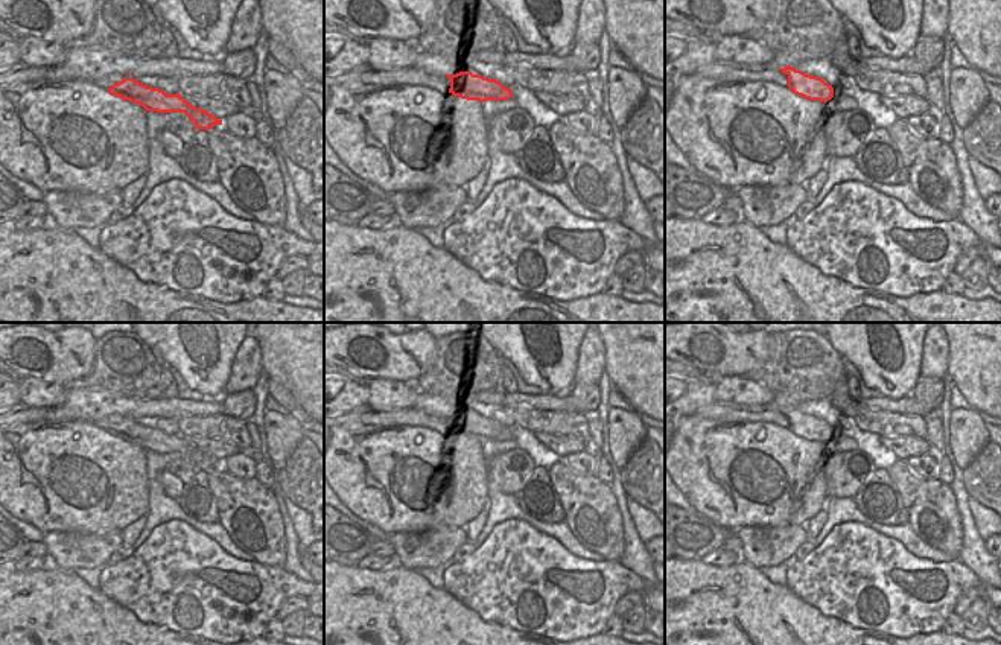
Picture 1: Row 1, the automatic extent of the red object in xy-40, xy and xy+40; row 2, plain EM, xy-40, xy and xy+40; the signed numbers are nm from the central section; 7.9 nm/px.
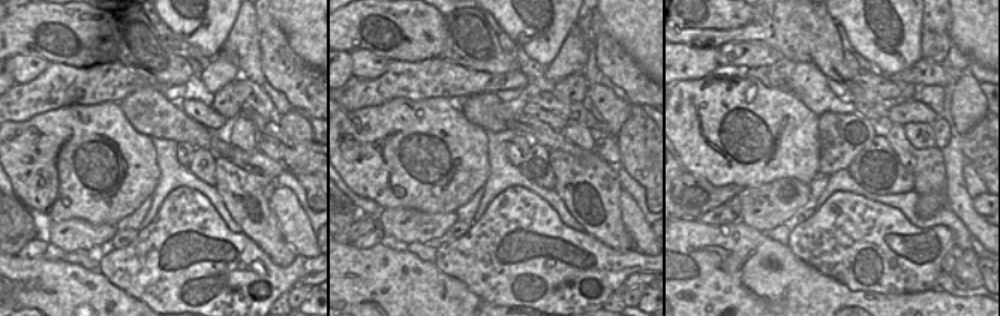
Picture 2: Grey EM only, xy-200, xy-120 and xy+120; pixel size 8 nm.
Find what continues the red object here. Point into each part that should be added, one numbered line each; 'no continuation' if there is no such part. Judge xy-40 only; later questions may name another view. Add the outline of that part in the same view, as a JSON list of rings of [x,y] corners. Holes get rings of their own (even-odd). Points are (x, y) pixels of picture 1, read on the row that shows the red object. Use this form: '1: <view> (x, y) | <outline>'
1: xy-40 (105, 82) | [[[111,73],[108,76],[102,76],[99,78],[97,81],[94,81],[96,85],[105,88],[108,91],[108,88],[120,81],[123,81],[125,78],[129,78],[129,76],[122,76],[119,73]]]

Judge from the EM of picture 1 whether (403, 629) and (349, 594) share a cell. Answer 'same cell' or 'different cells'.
same cell

